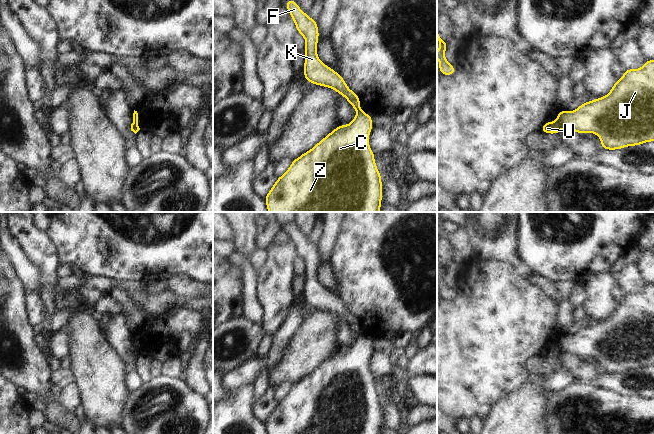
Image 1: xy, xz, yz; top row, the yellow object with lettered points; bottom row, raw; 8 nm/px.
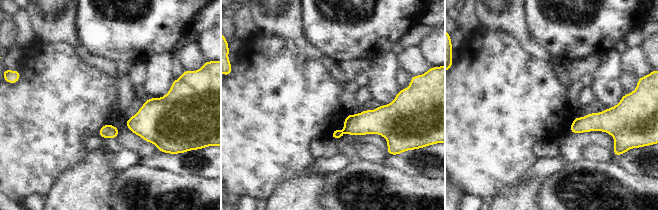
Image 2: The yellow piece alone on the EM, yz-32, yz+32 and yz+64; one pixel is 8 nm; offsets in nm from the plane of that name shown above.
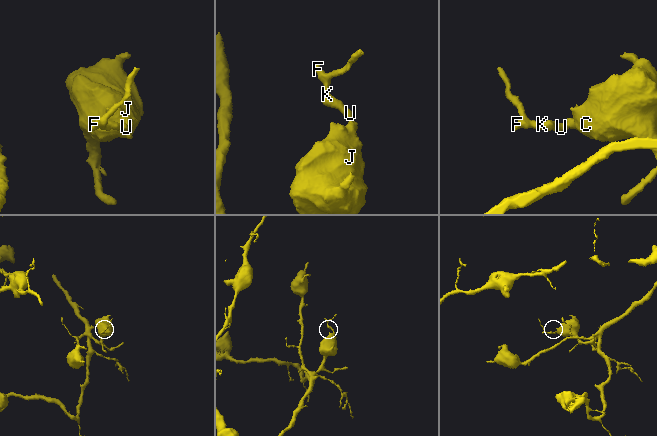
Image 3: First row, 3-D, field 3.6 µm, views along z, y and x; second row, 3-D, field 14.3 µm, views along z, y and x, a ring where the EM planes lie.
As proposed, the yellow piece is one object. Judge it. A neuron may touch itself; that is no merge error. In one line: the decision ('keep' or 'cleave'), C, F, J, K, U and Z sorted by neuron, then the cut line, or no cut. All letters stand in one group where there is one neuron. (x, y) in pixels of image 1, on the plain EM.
cleave | C J Z / F K U | yz (556, 345), (561, 352)

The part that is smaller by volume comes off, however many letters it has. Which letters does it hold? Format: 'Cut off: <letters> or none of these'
Cut off: F, K, U

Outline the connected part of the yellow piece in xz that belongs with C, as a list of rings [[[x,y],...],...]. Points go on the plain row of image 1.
[[[361,333],[350,348],[338,349],[312,373],[292,384],[287,395],[277,402],[265,420],[268,434],[380,434],[382,402],[376,391],[375,378],[368,368],[373,352],[372,340]]]

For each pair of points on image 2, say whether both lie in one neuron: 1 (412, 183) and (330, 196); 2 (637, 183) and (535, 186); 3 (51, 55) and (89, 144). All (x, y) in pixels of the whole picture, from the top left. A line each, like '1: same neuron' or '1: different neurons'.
1: same neuron
2: different neurons
3: different neurons

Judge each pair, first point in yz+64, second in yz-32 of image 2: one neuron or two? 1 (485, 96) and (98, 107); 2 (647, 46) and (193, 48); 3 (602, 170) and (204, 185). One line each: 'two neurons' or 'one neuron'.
1: one neuron
2: two neurons
3: one neuron

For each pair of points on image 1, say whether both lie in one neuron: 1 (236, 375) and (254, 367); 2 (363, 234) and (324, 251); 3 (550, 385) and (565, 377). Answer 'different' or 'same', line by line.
1: same
2: different
3: same

